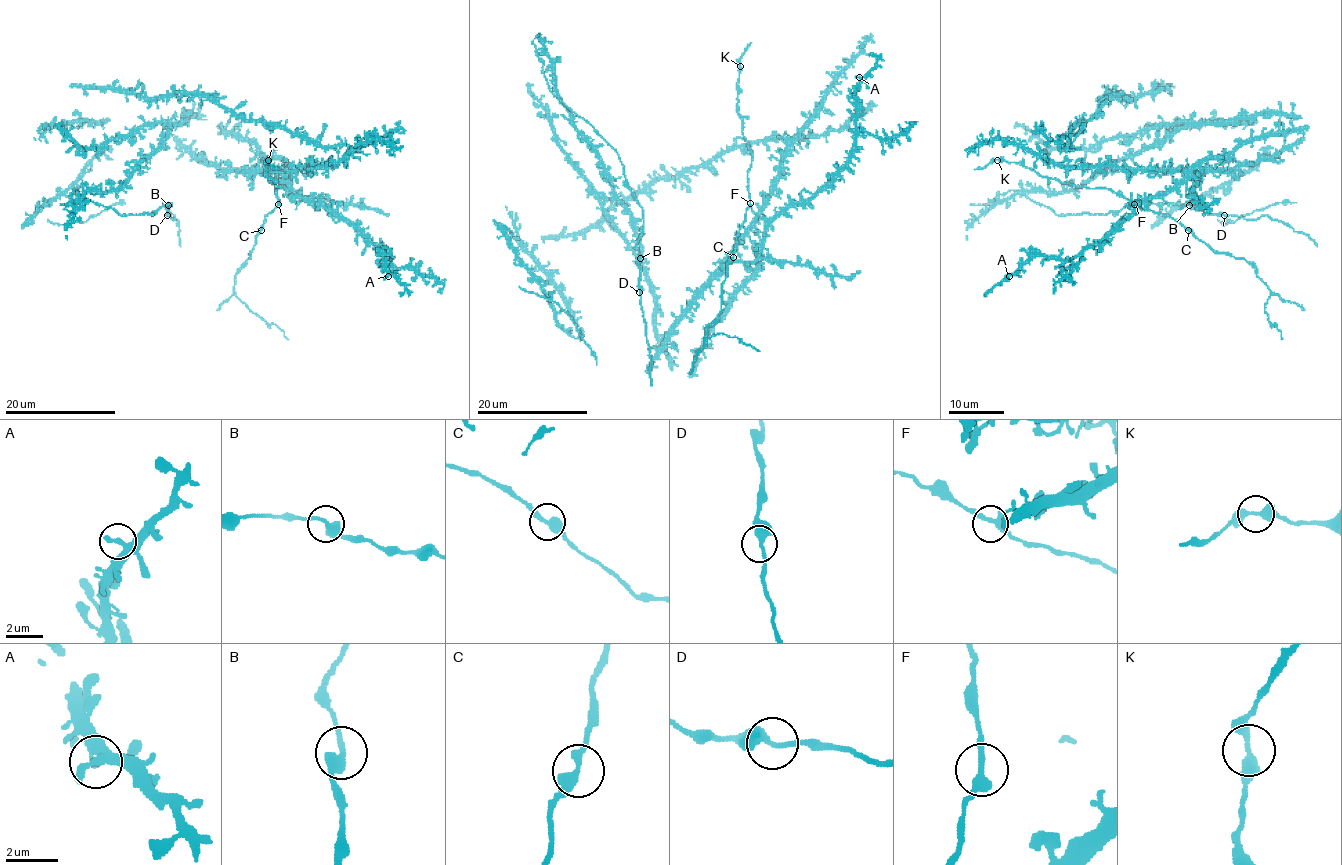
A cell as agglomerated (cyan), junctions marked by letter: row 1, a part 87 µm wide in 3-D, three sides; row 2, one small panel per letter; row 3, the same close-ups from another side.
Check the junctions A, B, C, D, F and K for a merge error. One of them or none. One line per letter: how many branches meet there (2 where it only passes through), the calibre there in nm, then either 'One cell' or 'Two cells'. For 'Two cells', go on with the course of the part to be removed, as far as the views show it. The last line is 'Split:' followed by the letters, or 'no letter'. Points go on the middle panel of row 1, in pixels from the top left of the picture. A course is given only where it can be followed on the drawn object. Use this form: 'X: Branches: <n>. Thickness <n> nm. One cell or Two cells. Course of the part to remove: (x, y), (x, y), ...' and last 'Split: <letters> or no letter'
A: Branches: 2. Thickness 320 nm. One cell
B: Branches: 2. Thickness 380 nm. One cell
C: Branches: 2. Thickness 400 nm. One cell
D: Branches: 2. Thickness 320 nm. One cell
F: Branches: 2. Thickness 360 nm. One cell
K: Branches: 2. Thickness 380 nm. One cell
Split: no letter

